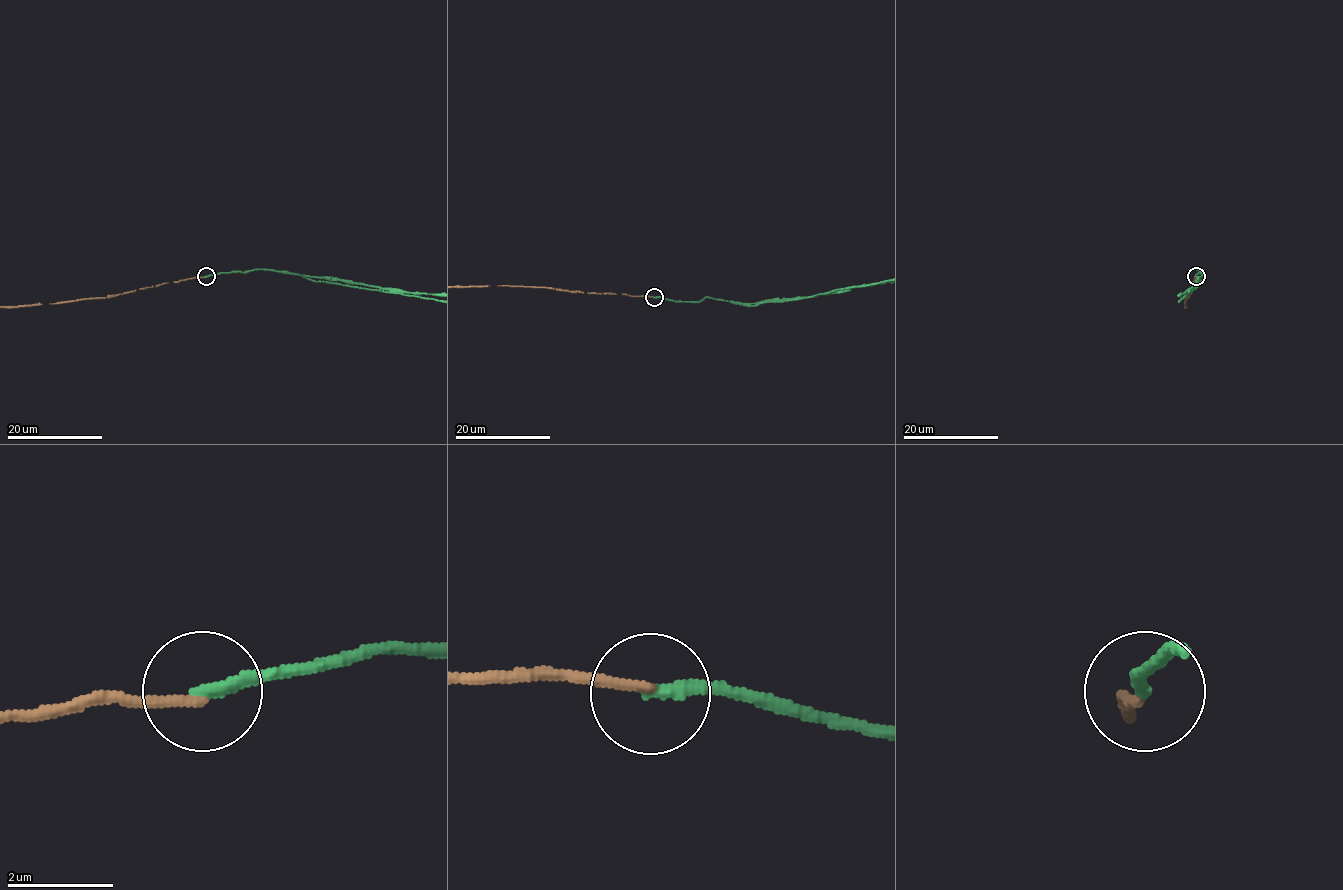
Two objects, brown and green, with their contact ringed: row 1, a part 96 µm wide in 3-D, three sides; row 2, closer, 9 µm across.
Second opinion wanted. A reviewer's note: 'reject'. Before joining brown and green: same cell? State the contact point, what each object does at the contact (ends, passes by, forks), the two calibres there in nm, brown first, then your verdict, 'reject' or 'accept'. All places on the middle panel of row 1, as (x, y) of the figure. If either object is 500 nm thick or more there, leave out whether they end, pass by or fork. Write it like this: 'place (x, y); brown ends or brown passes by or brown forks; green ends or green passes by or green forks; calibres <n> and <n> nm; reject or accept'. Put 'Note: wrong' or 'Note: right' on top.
Note: right
place (654, 297); brown ends; green ends; calibres 190 and 240 nm; reject

